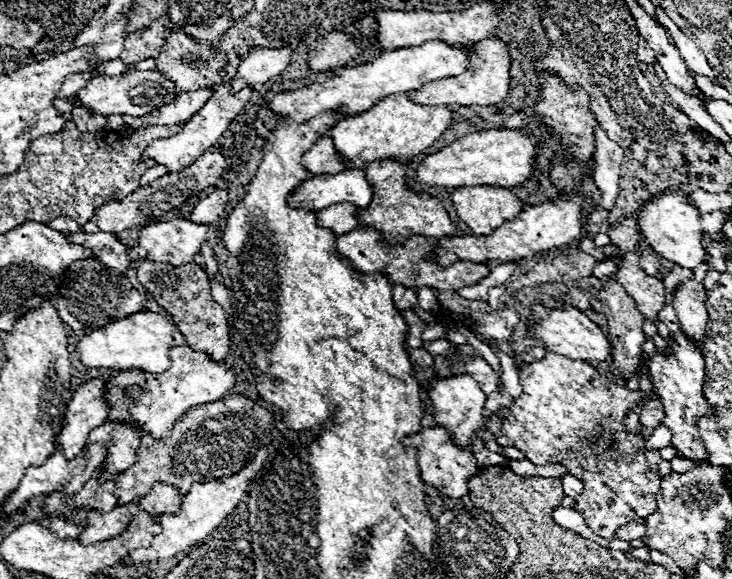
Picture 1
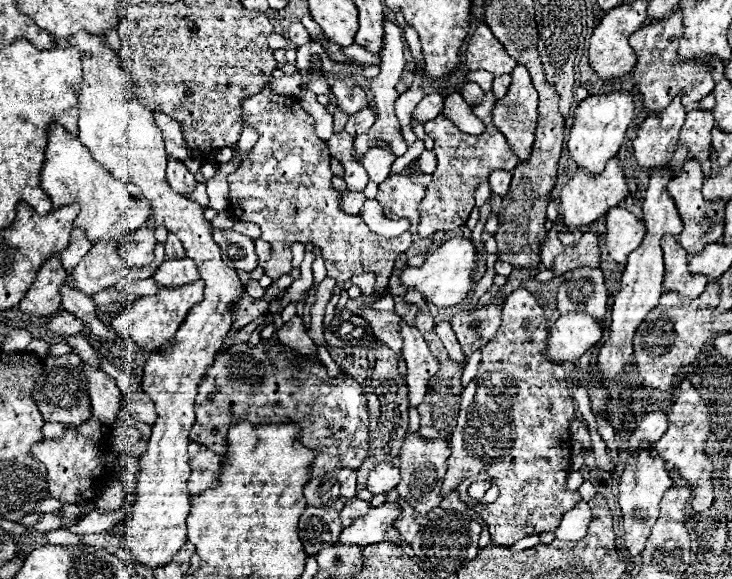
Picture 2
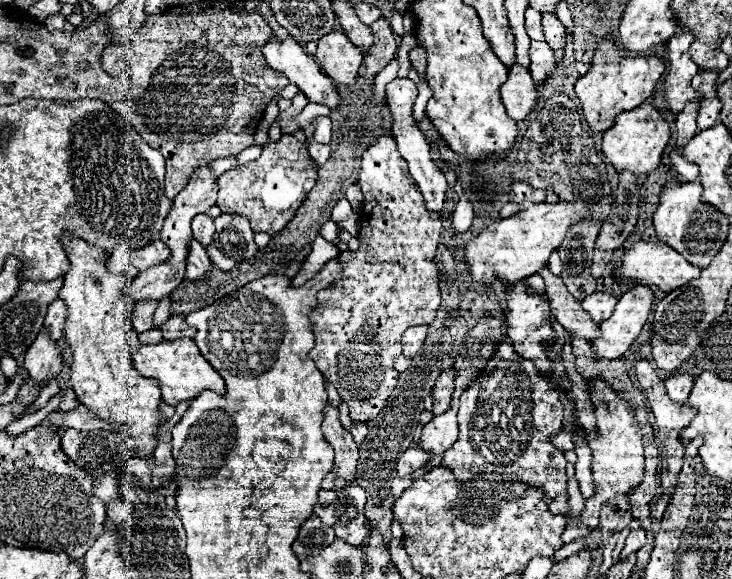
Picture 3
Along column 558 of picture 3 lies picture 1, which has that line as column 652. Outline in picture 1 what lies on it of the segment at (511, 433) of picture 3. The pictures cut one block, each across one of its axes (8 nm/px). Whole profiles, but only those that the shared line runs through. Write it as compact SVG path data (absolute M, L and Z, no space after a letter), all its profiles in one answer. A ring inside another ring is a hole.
M550 351L546 352L544 360L522 364L520 386L522 396L516 398L516 404L508 412L508 418L502 424L502 434L512 438L514 446L524 452L526 458L536 466L552 462L564 464L572 476L584 482L582 494L574 498L576 510L584 514L588 526L596 534L604 538L614 538L616 530L622 524L648 518L656 510L654 496L662 480L658 472L658 464L662 458L658 450L636 452L636 448L644 448L644 440L626 434L622 426L622 418L626 416L626 412L644 398L640 390L632 392L626 386L618 386L606 380L606 376L602 376L585 361L575 361ZM652 396L652 400L644 406L642 416L640 416L640 422L642 422L642 426L644 426L644 432L642 432L642 438L644 438L644 440L650 436L650 432L652 432L656 426L660 426L662 418L664 418L662 402L658 400L658 396Z

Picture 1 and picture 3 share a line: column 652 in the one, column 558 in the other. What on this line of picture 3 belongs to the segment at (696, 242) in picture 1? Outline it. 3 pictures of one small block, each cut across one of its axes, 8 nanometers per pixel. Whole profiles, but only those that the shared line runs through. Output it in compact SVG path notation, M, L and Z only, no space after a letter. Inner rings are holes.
M540 202L528 210L518 212L516 216L492 222L466 246L466 260L470 264L470 274L478 282L494 282L496 278L508 284L528 278L548 264L548 258L554 250L560 248L568 228L576 222L588 220L590 210L582 202L564 202L556 204Z

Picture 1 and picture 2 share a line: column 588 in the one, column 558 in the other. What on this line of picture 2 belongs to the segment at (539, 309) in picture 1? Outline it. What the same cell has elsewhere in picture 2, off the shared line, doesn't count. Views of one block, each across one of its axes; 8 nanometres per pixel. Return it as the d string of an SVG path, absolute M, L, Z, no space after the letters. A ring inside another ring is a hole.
M568 314L560 316L550 334L546 358L552 362L578 360L602 338L602 324L588 314Z

